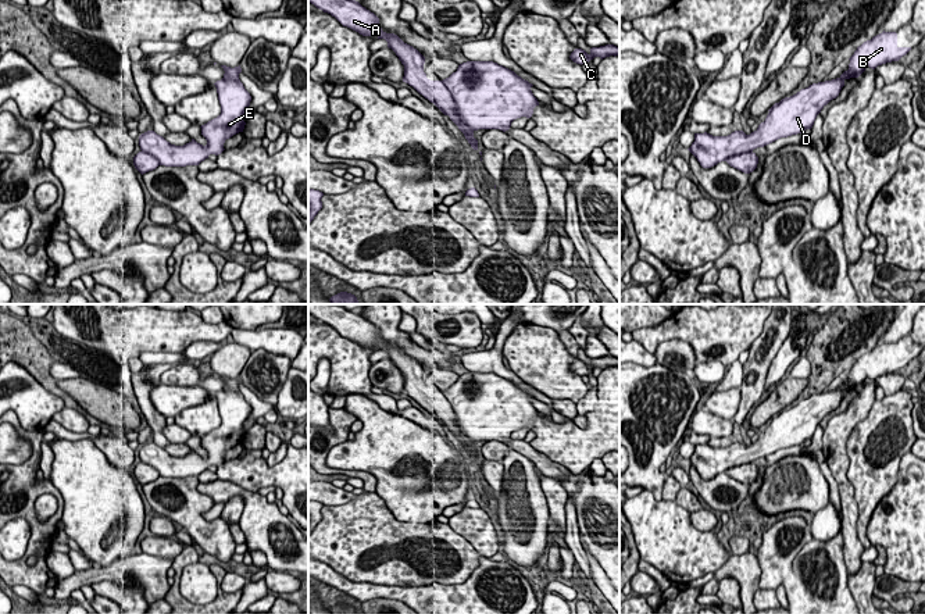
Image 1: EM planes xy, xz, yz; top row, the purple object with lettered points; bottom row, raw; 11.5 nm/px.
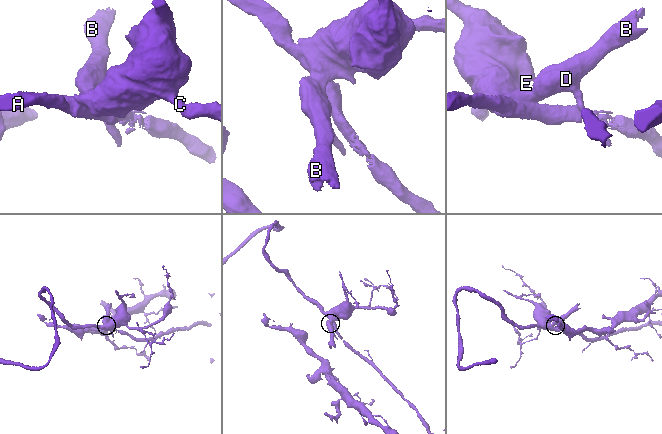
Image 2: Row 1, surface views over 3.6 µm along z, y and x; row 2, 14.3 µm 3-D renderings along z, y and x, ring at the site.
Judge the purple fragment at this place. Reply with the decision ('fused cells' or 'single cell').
fused cells

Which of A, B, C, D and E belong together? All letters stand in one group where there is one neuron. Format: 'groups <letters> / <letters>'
groups A / B C D E

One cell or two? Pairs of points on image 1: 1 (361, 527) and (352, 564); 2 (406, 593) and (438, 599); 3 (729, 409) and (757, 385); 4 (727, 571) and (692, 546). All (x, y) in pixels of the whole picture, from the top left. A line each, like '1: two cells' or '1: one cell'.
1: one cell
2: one cell
3: two cells
4: two cells

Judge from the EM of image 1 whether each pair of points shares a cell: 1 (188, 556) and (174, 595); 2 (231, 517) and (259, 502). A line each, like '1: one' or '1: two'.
1: one
2: two

